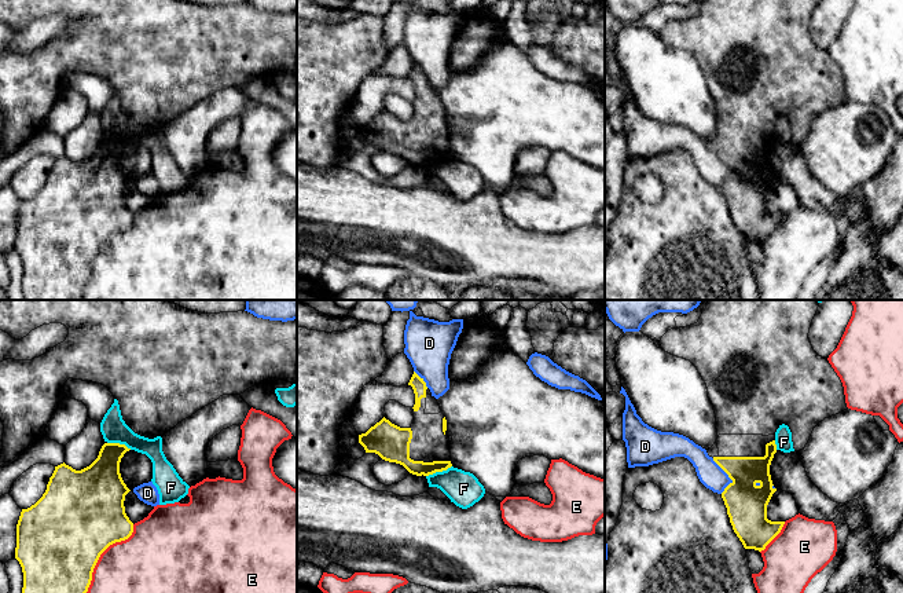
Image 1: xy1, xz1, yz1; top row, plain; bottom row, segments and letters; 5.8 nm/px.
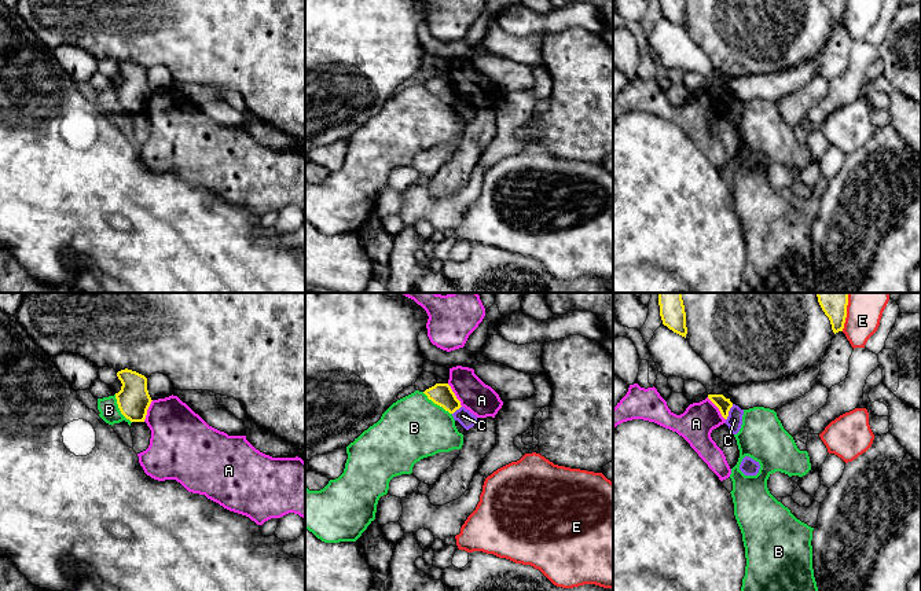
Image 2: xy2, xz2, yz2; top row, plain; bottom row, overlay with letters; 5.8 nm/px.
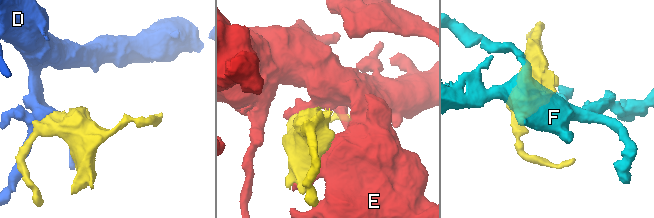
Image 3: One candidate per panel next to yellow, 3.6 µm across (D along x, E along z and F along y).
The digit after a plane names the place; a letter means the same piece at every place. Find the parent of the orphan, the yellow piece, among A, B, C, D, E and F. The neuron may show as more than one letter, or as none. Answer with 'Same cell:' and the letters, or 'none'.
Same cell: none

